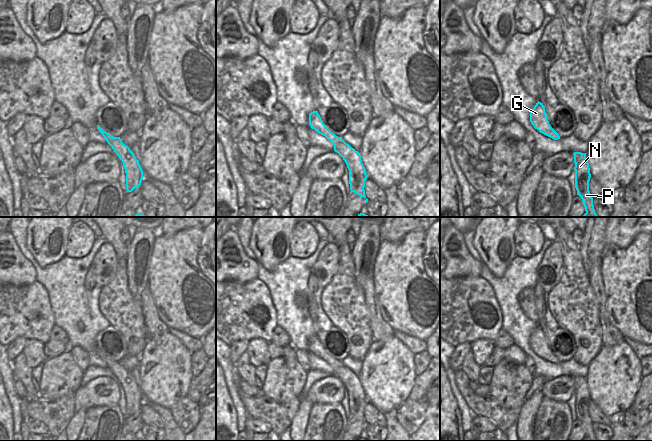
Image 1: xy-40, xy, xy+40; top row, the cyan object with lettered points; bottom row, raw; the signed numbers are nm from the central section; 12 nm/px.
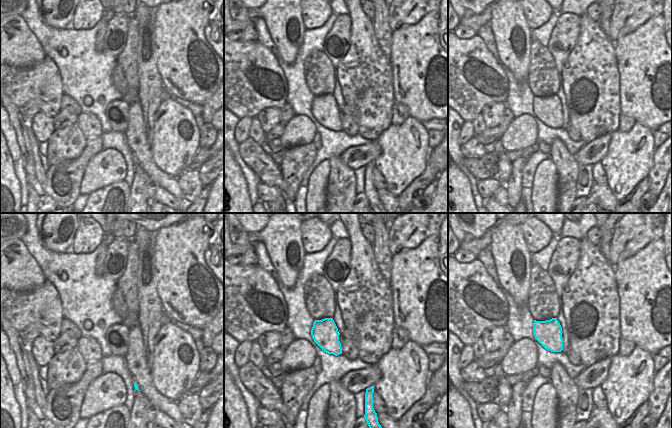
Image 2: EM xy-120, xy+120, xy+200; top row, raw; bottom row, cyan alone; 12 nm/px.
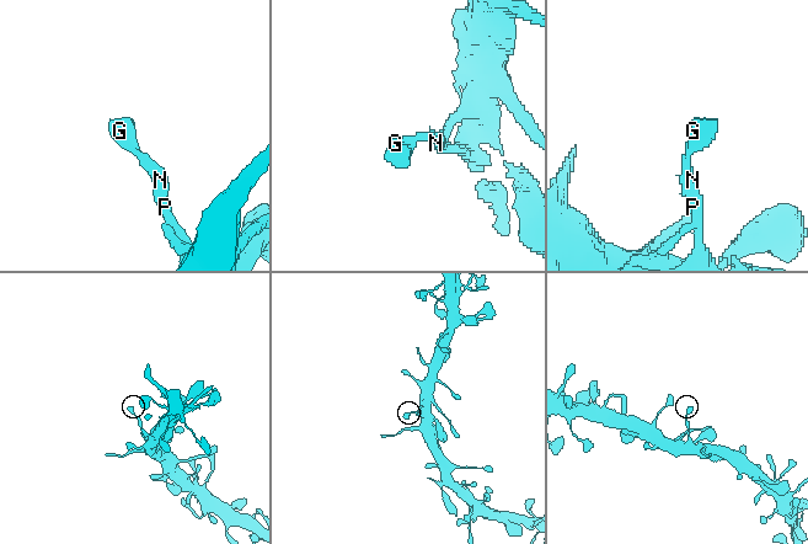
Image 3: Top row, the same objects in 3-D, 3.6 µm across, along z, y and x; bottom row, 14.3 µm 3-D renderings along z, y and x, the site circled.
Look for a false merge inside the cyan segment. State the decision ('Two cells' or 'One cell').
One cell

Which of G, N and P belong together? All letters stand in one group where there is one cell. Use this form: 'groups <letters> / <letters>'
groups G N P

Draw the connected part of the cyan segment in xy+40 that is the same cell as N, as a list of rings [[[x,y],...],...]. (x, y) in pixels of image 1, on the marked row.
[[[574,152],[575,188],[583,201],[586,213],[582,217],[597,217],[589,191],[590,168],[586,153]]]

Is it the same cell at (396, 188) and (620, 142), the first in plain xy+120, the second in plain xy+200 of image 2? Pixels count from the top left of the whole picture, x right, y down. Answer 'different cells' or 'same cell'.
same cell

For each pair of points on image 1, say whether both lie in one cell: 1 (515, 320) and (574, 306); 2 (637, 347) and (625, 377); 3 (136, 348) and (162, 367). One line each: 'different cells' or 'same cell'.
1: different cells
2: different cells
3: different cells

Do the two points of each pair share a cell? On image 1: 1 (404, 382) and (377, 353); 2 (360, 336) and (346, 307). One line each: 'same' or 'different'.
1: same
2: same

